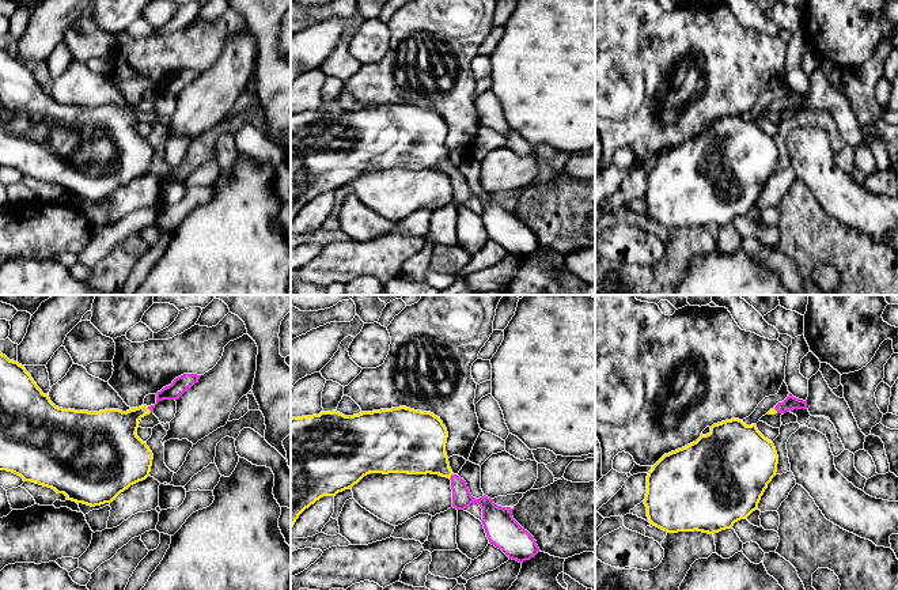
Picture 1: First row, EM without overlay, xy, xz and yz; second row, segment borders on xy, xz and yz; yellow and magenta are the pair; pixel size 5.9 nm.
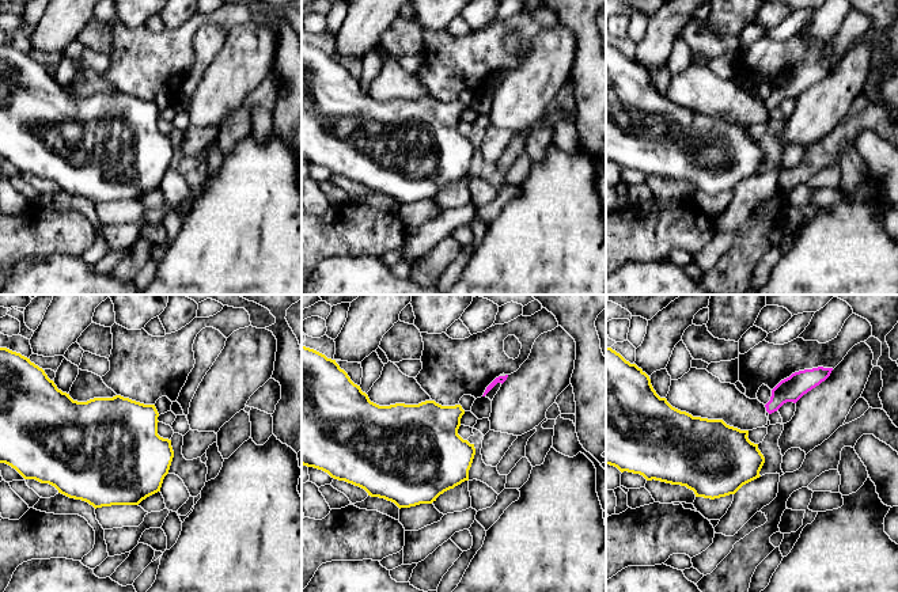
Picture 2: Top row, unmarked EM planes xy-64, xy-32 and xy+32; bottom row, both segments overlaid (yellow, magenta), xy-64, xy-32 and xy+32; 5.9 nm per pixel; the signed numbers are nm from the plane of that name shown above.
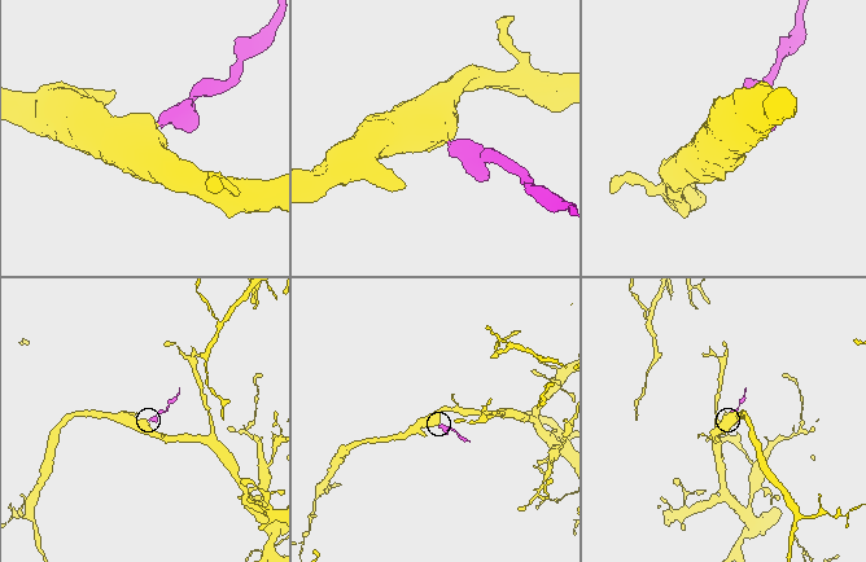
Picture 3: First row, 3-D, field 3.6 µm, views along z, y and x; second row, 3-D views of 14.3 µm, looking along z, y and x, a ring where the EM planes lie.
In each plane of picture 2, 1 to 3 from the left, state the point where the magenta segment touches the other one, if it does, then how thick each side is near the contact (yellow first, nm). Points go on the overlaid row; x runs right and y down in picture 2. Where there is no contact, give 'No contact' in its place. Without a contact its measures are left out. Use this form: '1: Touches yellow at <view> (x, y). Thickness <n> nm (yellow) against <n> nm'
1: No contact
2: No contact
3: No contact

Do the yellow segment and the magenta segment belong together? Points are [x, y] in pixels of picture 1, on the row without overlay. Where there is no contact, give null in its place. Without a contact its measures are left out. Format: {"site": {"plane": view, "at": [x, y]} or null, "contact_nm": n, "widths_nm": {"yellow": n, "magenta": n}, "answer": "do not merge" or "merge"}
{"site": {"plane": "xy", "at": [148, 105]}, "contact_nm": 40, "widths_nm": {"yellow": 280, "magenta": 100}, "answer": "merge"}

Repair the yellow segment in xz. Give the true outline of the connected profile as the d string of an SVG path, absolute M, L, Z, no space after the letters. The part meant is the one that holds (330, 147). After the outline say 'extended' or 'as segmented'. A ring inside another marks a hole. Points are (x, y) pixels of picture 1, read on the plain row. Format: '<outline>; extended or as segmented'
M406 102L353 111L333 106L291 113L291 224L299 211L317 196L352 185L370 169L431 169L451 175L454 204L465 205L471 198L480 200L481 218L492 241L519 258L534 253L539 247L537 237L514 215L512 204L497 201L485 190L473 193L466 177L452 169L446 148L447 133L448 128L440 113Z; extended

